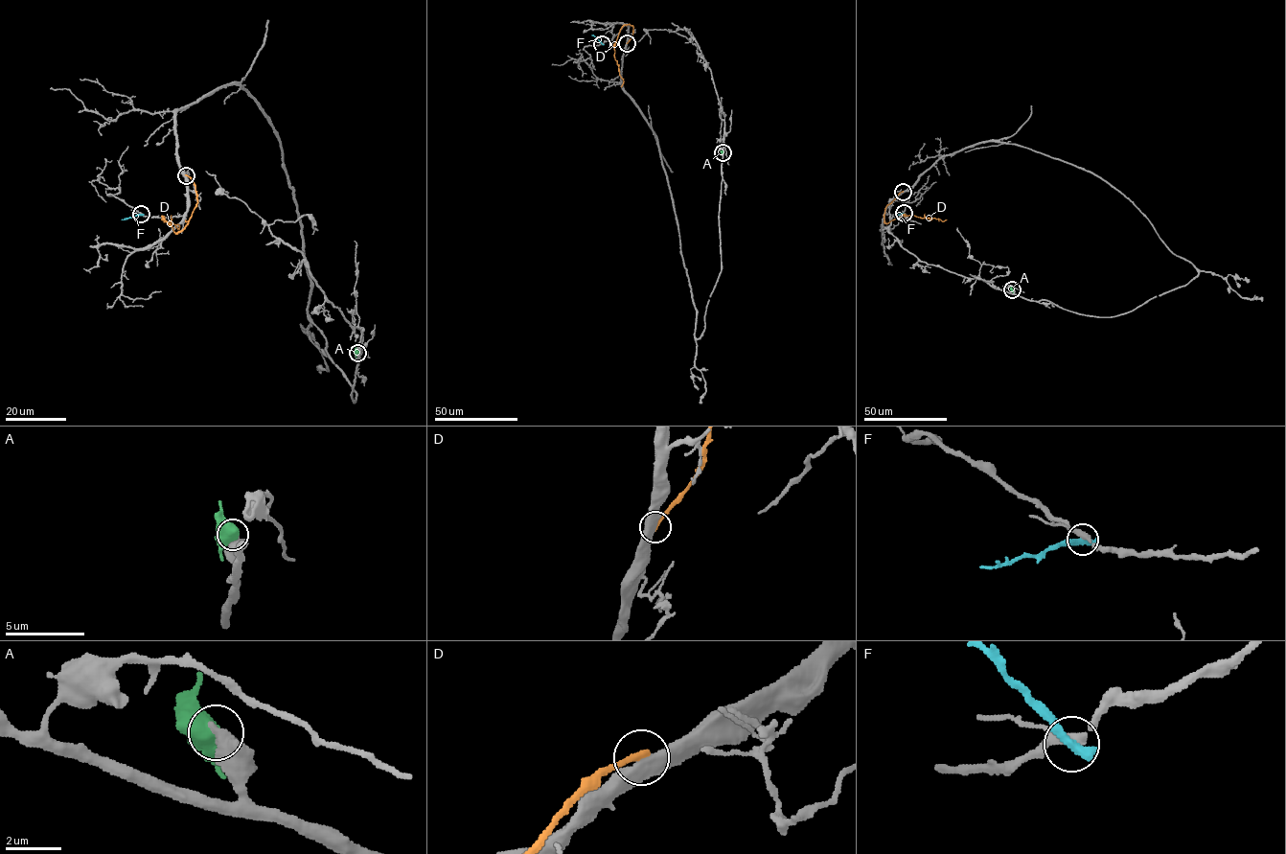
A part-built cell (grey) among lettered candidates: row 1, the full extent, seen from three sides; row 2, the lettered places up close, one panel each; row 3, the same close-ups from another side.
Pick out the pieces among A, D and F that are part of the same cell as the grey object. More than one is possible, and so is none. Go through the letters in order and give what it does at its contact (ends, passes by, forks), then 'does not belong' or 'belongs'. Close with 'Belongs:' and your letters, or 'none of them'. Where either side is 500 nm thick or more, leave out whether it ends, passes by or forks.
A: does not belong
D: does not belong
F: it ends; does not belong
Belongs: none of them

